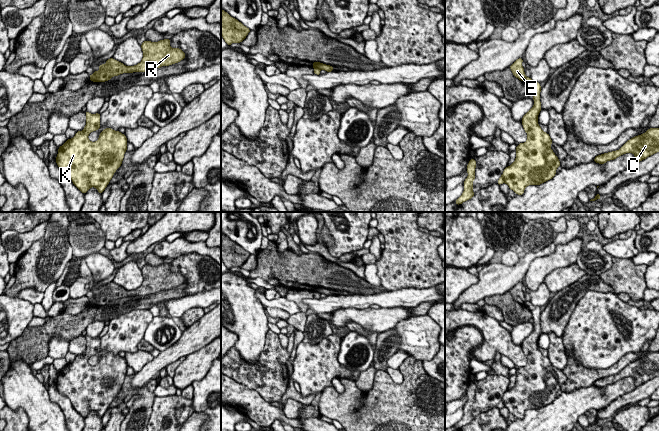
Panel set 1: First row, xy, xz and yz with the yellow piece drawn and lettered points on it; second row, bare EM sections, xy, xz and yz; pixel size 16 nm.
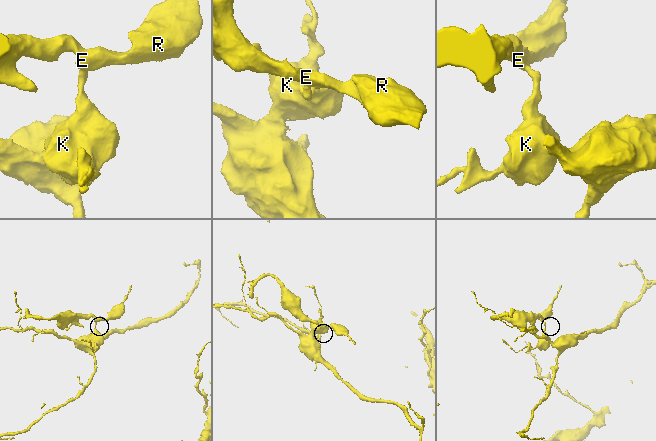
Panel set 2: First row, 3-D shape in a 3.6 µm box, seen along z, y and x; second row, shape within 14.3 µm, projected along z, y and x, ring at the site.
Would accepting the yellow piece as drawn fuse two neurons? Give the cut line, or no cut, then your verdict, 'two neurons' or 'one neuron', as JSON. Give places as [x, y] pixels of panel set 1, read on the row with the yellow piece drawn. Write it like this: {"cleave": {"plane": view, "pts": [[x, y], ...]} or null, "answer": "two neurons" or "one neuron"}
{"cleave": {"plane": "yz", "pts": [[526, 76], [524, 80]]}, "answer": "two neurons"}

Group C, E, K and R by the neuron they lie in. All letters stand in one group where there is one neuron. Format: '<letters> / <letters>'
C K / E R

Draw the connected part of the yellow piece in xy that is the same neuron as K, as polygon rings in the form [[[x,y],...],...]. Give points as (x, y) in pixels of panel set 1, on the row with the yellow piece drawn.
[[[100,113],[86,114],[86,125],[82,131],[58,148],[56,163],[60,170],[70,175],[73,184],[83,193],[91,187],[95,187],[100,194],[103,193],[116,170],[122,165],[124,154],[127,150],[127,138],[120,131],[105,128],[95,142],[91,142],[88,136],[91,132],[100,129]]]

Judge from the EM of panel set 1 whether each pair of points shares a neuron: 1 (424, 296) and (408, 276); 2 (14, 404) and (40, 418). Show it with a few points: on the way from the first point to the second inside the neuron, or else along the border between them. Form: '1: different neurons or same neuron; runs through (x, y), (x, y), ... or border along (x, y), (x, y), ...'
1: different neurons; border along (434, 285), (428, 288), (398, 288), (394, 290)
2: same neuron; runs through (20, 404), (26, 404), (34, 412)

